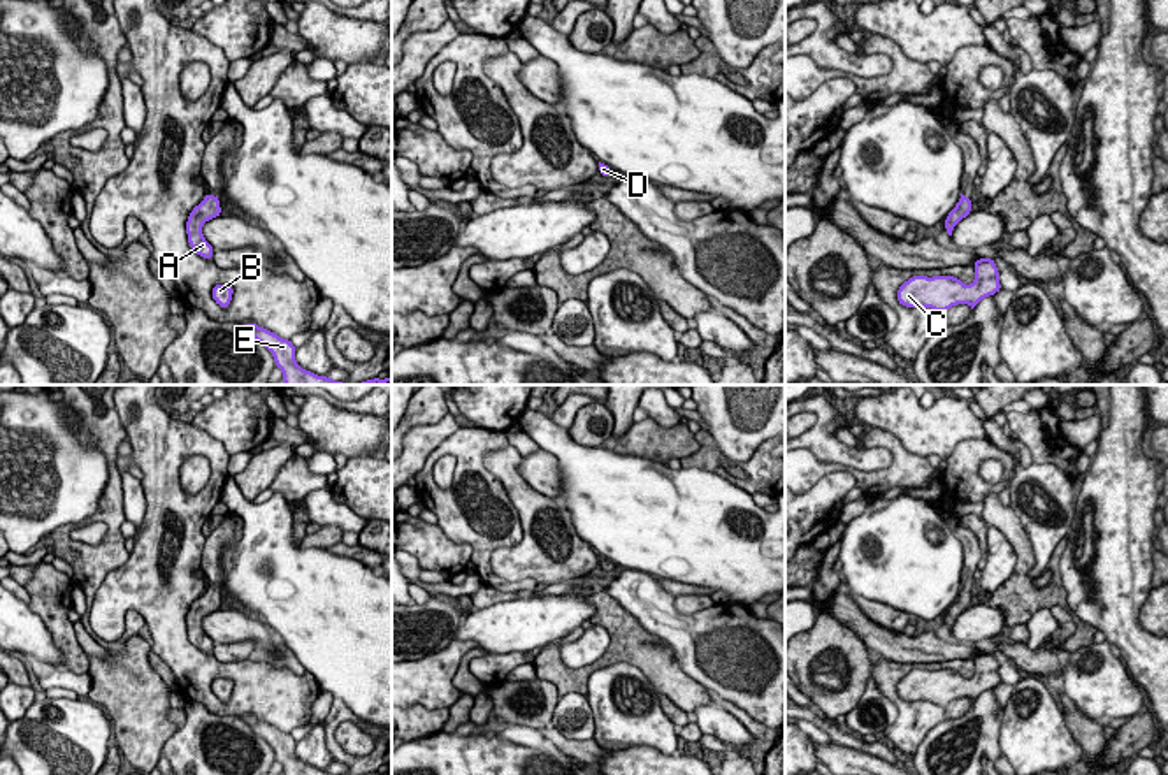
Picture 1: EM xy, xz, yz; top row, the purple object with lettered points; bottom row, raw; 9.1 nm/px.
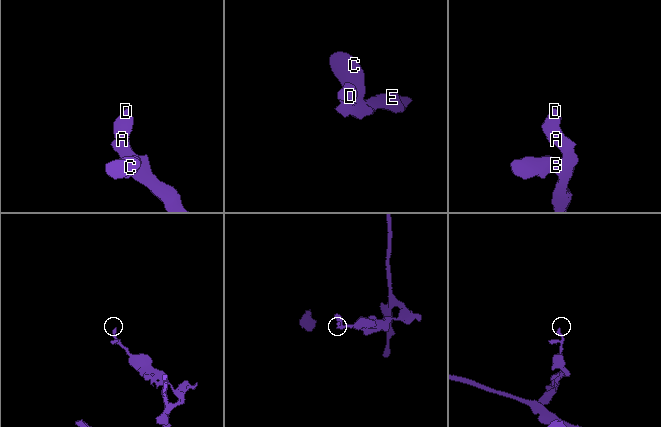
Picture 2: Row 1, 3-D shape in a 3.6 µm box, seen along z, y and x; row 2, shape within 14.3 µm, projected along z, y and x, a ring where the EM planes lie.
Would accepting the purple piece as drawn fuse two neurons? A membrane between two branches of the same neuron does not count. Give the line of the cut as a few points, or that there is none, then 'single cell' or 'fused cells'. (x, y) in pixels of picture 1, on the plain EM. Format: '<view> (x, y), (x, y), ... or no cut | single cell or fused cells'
no cut | single cell

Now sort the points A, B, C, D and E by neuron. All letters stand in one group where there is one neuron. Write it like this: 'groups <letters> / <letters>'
groups A B C D E

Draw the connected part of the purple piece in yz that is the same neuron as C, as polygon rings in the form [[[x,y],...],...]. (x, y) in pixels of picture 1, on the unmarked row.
[[[978,652],[973,663],[971,678],[964,678],[955,670],[912,670],[898,682],[898,696],[905,701],[931,701],[938,706],[957,698],[970,698],[973,703],[982,692],[1001,684],[999,664],[992,652]]]

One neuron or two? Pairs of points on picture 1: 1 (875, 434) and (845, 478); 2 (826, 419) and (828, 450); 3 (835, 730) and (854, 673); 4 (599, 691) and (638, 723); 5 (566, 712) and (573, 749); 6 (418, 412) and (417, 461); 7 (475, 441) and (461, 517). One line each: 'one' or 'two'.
1: two
2: one
3: two
4: one
5: two
6: two
7: one

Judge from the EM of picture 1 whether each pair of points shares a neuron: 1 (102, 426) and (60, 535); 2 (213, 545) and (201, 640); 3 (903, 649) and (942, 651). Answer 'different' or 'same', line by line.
1: same
2: same
3: same

